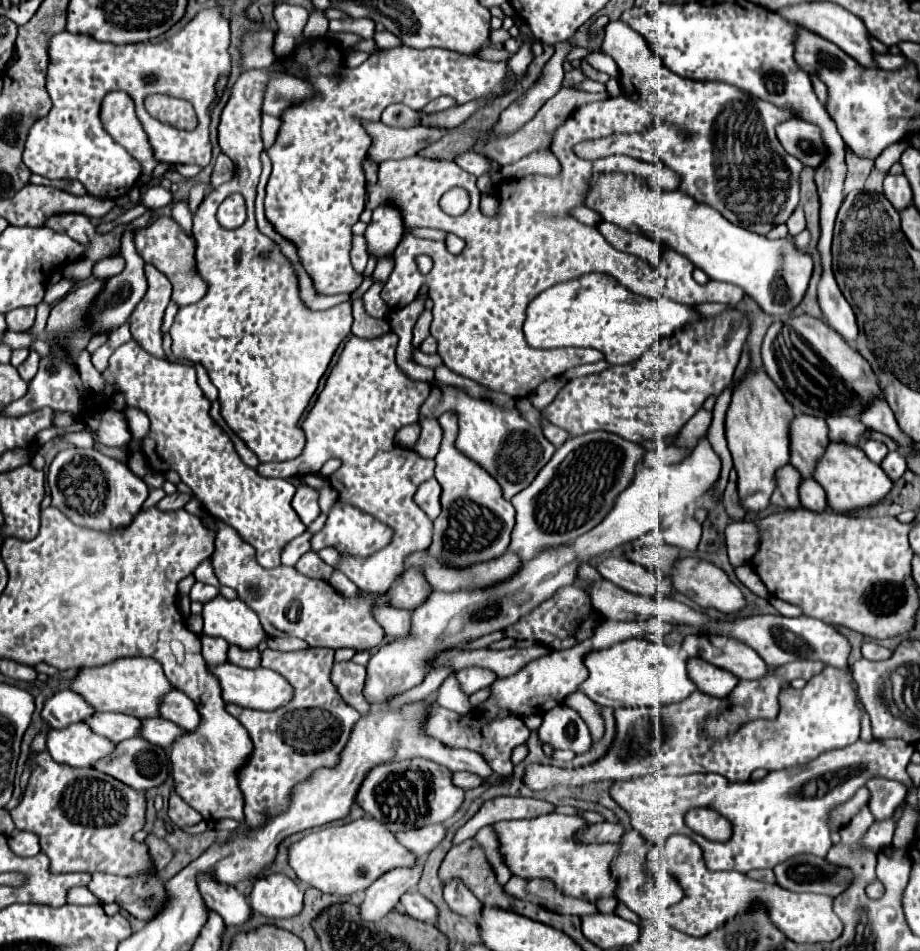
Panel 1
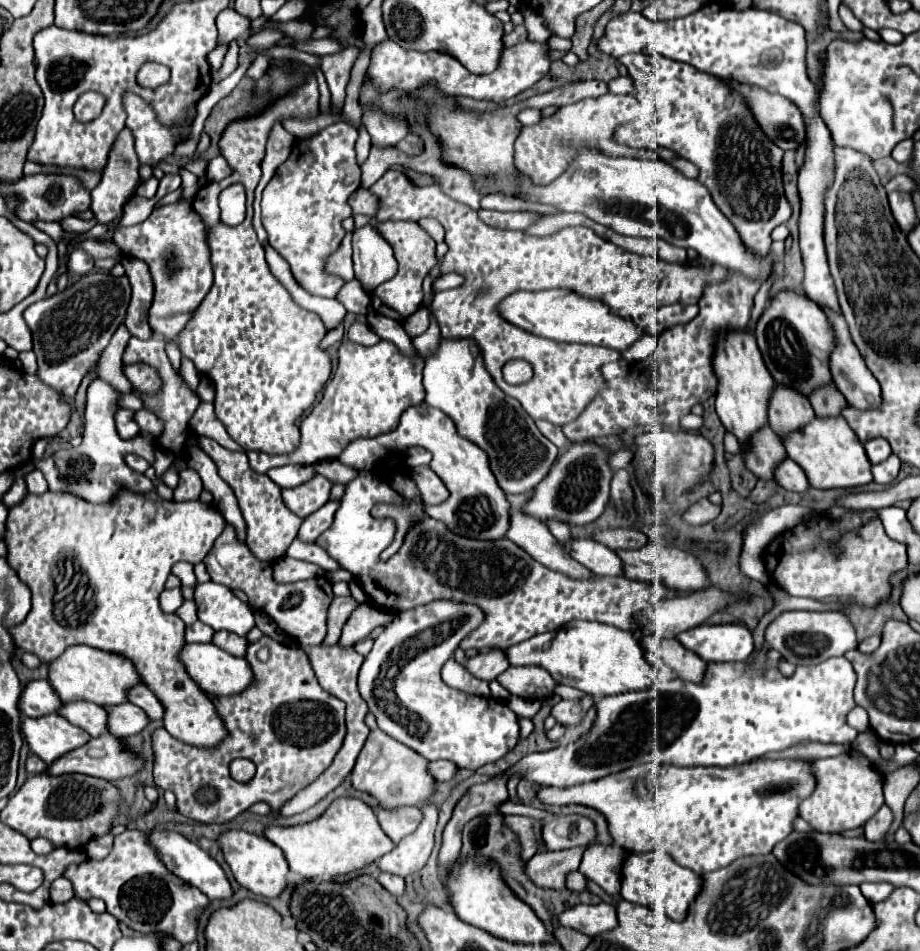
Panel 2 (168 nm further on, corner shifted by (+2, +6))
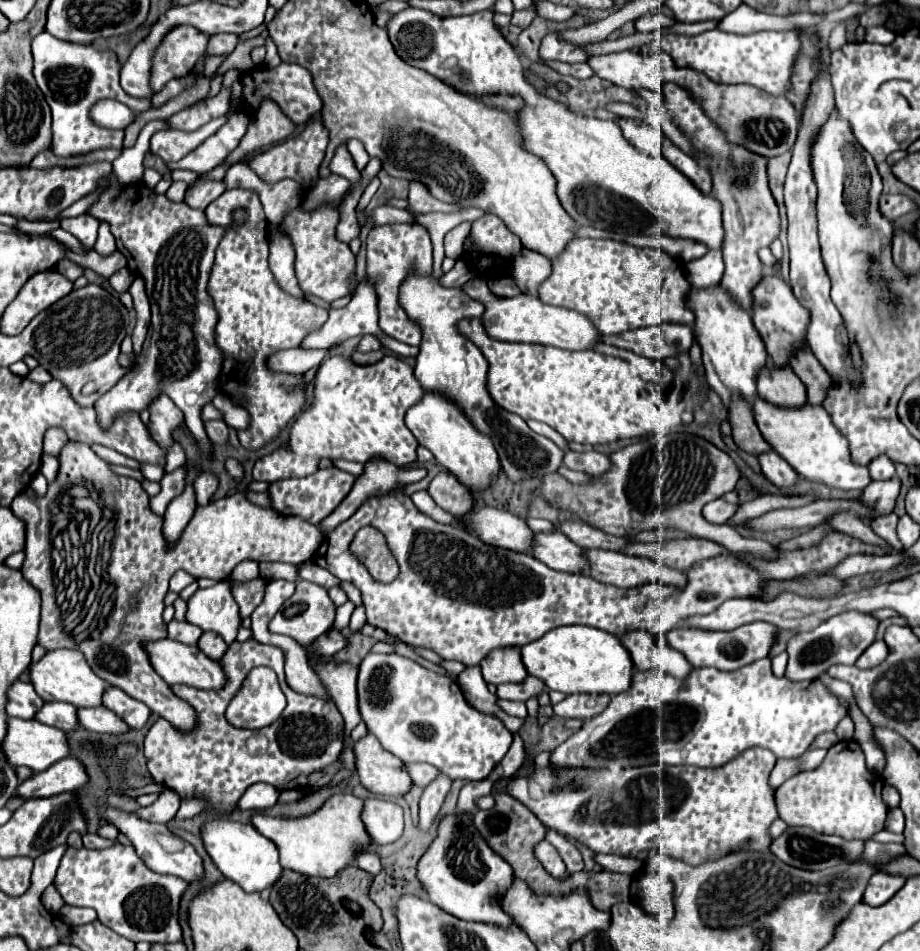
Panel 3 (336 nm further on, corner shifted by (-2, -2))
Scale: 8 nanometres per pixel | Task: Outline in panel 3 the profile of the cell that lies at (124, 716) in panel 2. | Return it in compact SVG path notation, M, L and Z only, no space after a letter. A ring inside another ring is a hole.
M99 706L99 708L79 708L79 724L91 732L97 734L125 734L131 728L127 728L127 724L123 724L123 720L119 720L119 716L115 716L111 710Z

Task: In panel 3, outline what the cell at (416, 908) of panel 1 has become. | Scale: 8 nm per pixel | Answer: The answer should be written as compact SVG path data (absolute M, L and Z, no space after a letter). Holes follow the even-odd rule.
M365 850L365 852L357 854L355 864L357 864L359 868L363 868L365 872L373 874L373 876L377 876L377 874L381 872L381 862L379 862L379 856L377 856L375 852L367 852L367 850Z

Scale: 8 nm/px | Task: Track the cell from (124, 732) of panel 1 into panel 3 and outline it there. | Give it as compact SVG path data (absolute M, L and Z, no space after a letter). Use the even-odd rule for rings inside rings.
M47 702L41 712L37 712L35 720L41 720L47 726L55 726L65 732L73 732L79 728L79 718L77 718L77 708L73 704L63 704L63 702Z

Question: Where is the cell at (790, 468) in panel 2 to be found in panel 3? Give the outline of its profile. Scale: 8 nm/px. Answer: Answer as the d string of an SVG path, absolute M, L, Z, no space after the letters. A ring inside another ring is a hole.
M771 450L765 456L759 456L759 464L765 478L769 478L777 488L789 488L797 484L797 472L777 452Z

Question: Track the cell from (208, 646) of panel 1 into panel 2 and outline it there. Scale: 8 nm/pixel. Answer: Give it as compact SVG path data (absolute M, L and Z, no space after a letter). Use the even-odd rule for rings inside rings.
M197 620L195 624L185 628L185 642L209 642L213 634L215 632L211 632L211 628L207 628L207 624Z

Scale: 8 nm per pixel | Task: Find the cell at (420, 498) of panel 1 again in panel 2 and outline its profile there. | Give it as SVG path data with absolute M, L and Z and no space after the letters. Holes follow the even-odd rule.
M429 466L413 468L413 480L415 480L417 488L421 490L423 502L439 504L439 502L445 502L449 498L449 490L445 488L443 480Z

